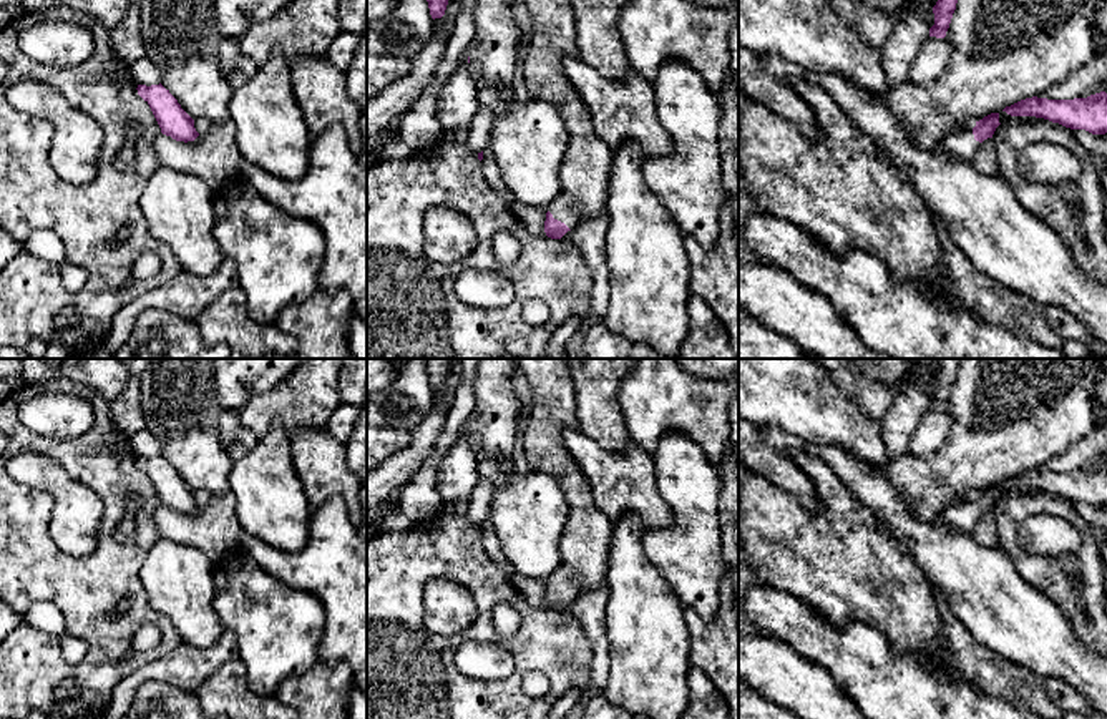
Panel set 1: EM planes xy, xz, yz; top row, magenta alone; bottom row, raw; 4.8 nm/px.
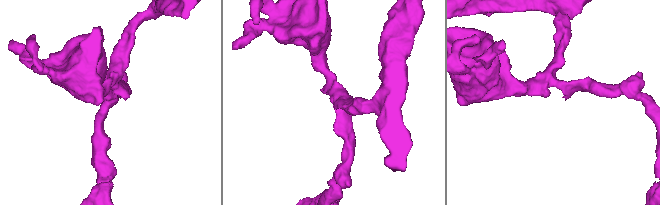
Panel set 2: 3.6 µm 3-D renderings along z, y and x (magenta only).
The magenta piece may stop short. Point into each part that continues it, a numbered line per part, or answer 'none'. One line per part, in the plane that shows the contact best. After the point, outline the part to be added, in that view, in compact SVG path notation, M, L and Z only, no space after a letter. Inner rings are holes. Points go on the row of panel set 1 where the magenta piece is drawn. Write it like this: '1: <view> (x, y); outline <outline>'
1: xz (563, 208); outline M561 193L548 211L554 219L564 223L569 229L573 229L583 219L576 203L566 193Z

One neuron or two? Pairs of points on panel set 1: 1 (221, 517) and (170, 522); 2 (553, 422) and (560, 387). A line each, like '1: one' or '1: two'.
1: one
2: one

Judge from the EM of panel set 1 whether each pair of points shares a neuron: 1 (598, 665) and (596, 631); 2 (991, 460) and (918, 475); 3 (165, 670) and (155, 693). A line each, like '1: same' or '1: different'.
1: same
2: same
3: different

